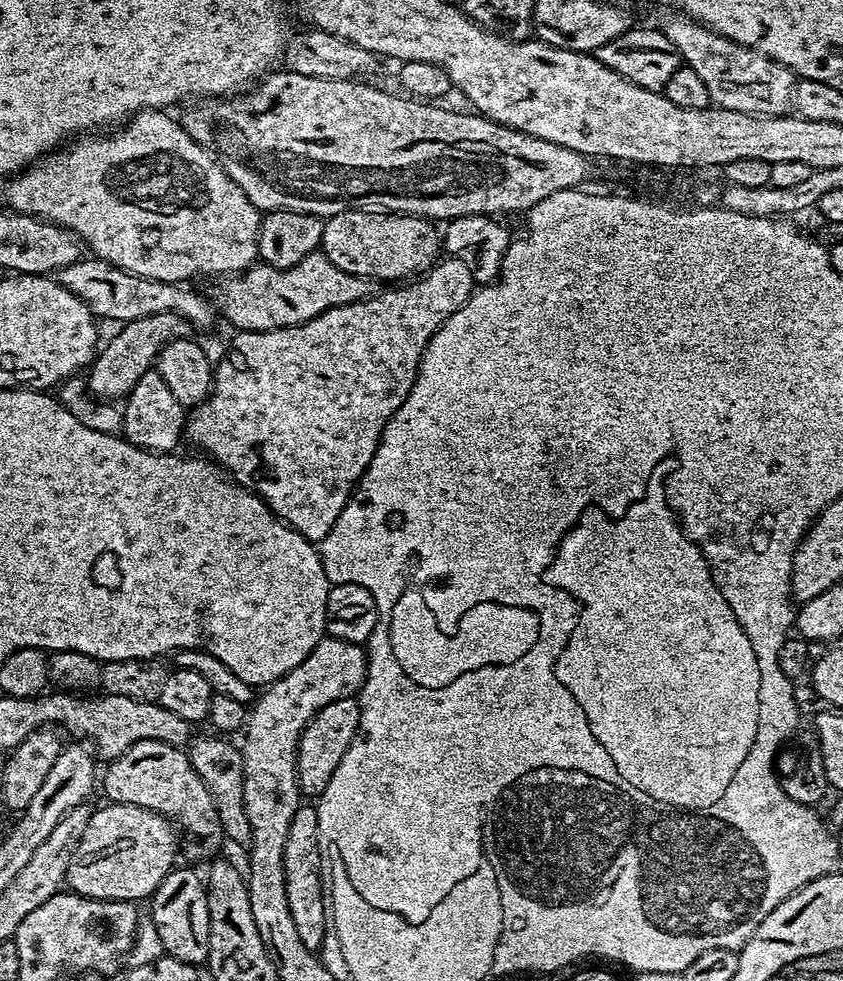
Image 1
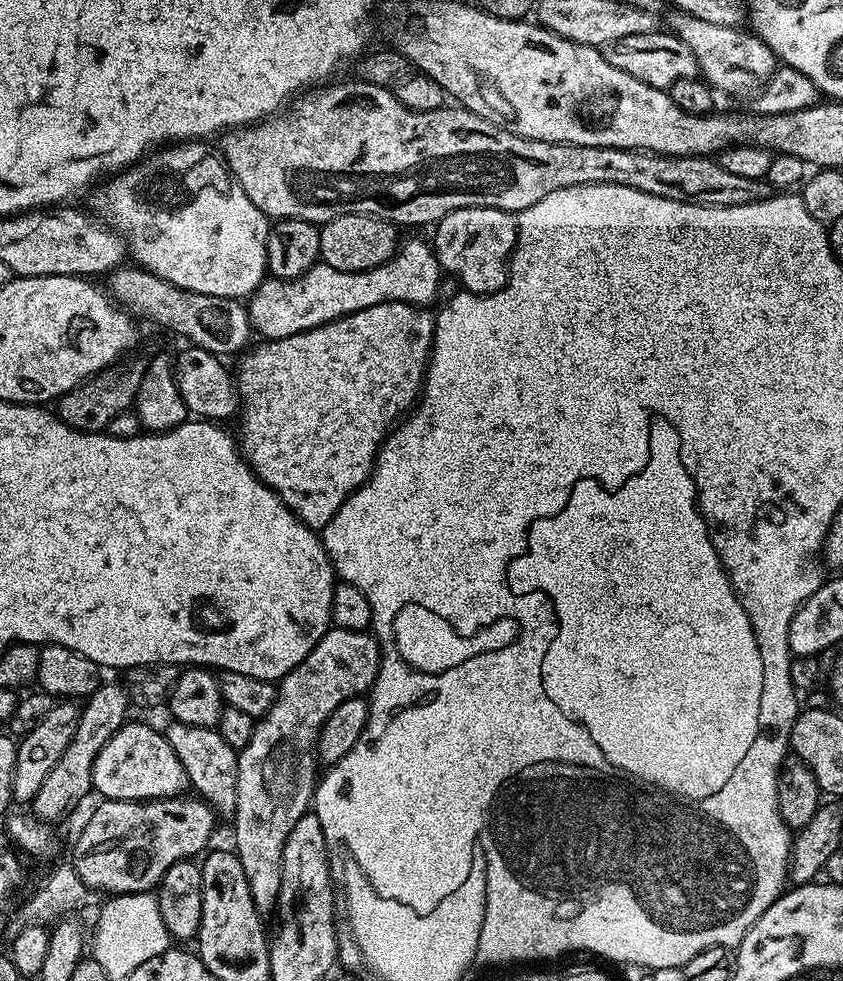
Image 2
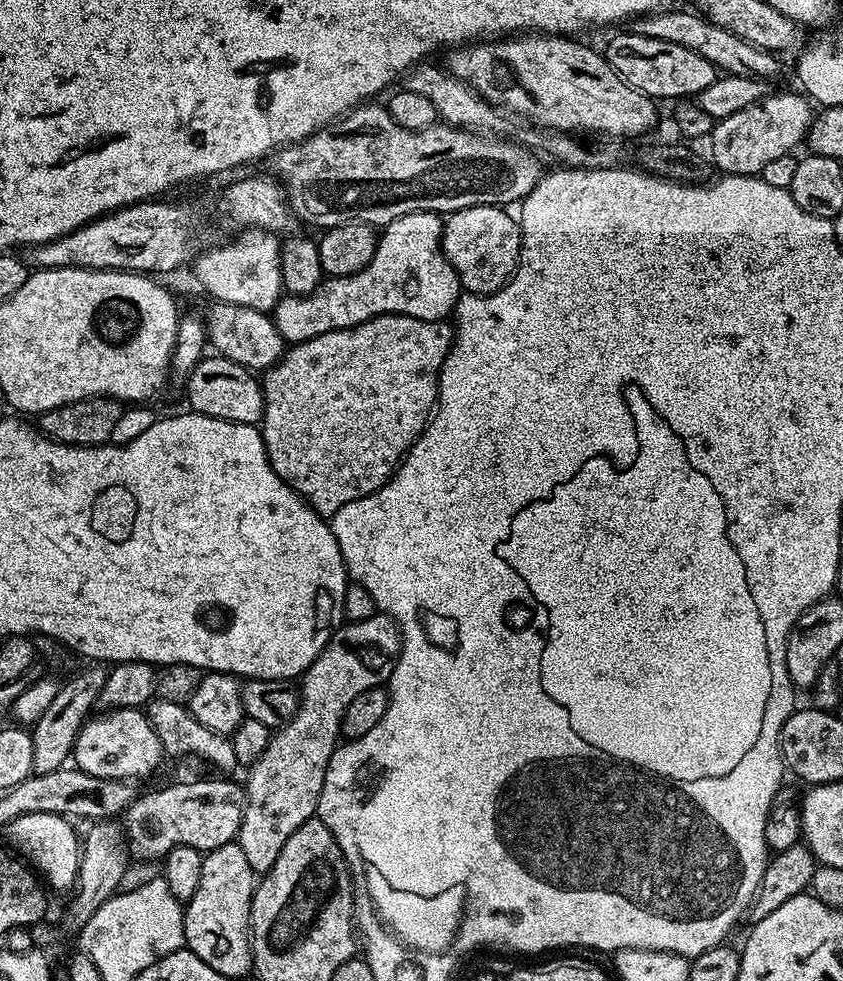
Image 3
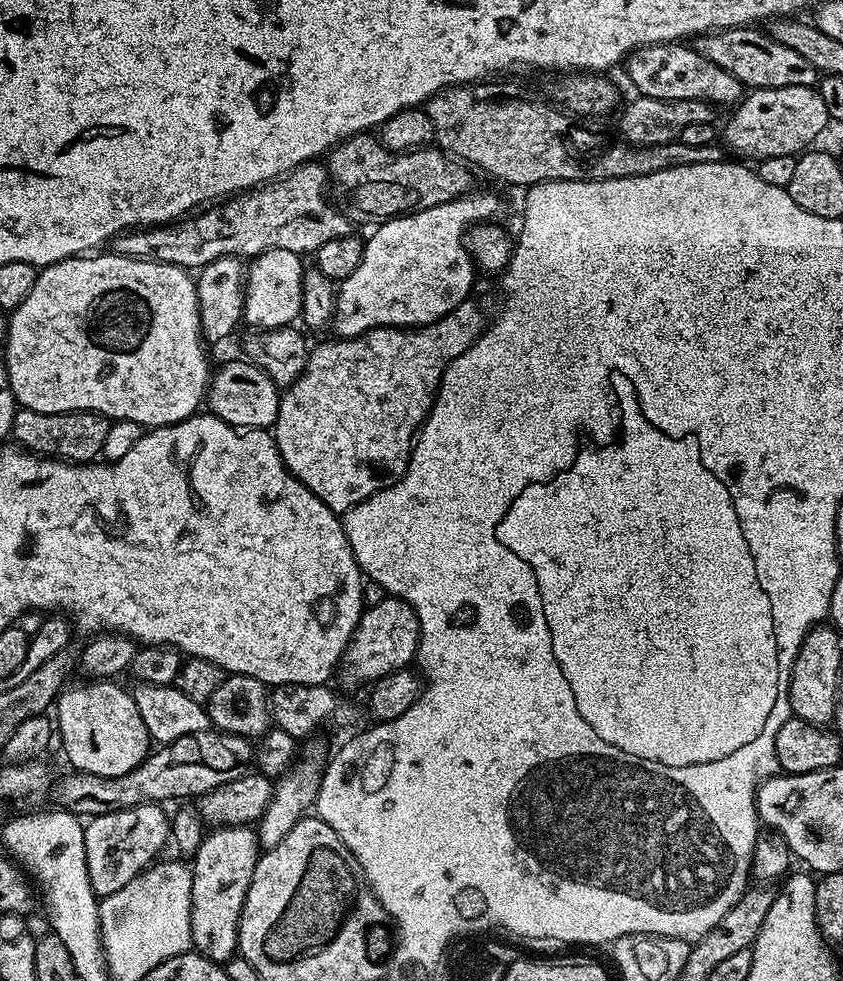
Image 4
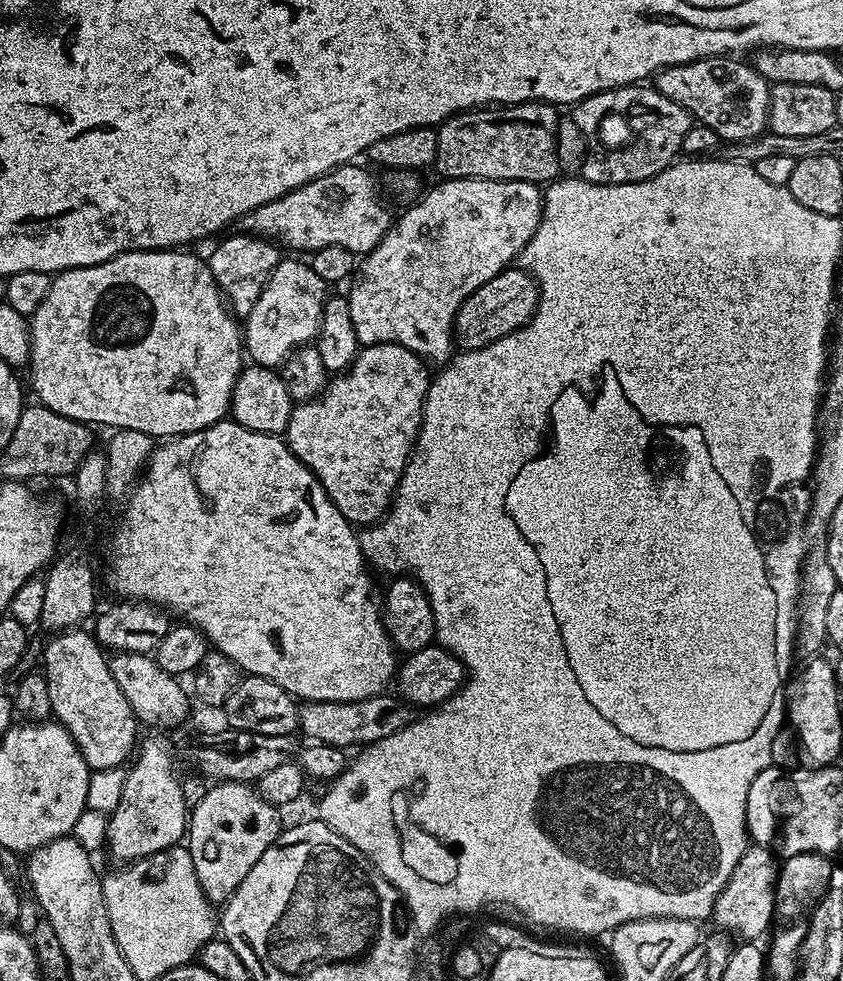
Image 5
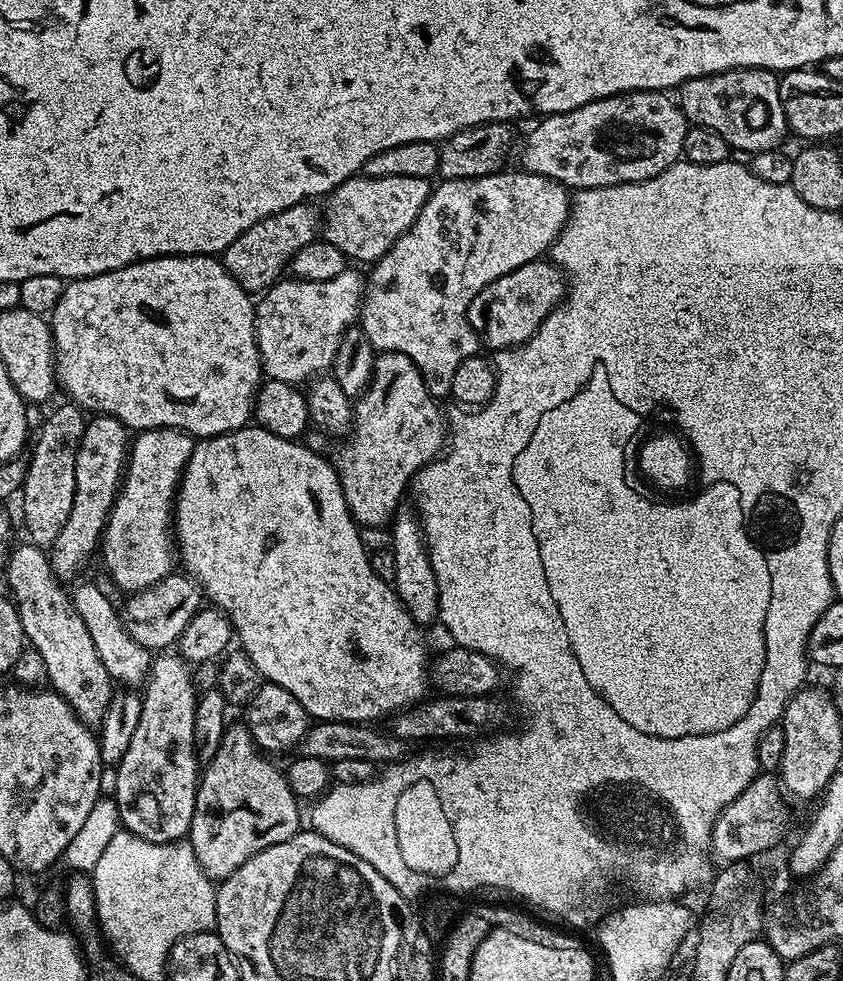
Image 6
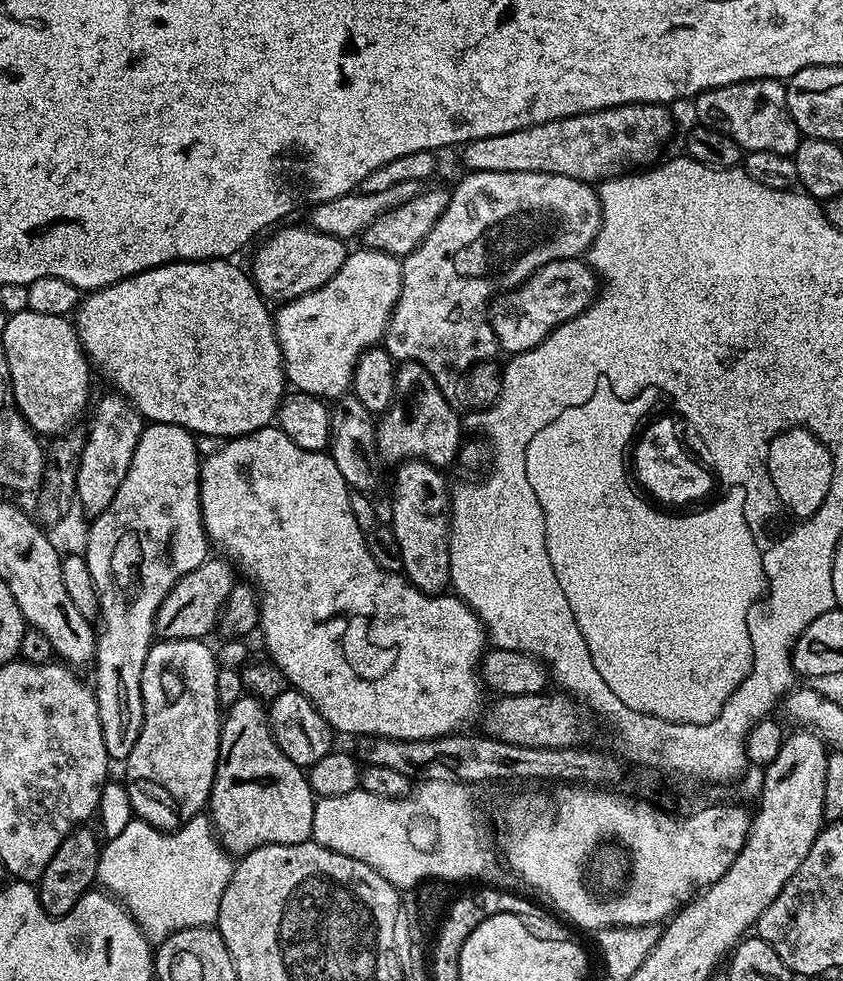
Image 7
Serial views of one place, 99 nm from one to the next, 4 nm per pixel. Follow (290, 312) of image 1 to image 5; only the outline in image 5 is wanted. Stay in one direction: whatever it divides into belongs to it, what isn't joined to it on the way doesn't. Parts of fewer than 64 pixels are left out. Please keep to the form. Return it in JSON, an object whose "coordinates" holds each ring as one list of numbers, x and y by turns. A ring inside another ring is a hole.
{"coordinates":[[447,178,441,179,439,182,441,184,437,188,430,189,424,197,421,195,415,201,417,204,413,208,408,208,401,216,399,213,395,217,392,227,388,229,388,232,382,238,382,242,378,242,378,246,374,246,374,250,363,257,362,263,358,268,360,281,353,286,352,292,349,291,347,293,350,319,354,322,354,334,361,346,397,344,403,348,410,349,411,352,425,362,433,360,436,366,443,365,453,355,454,321,456,311,460,309,462,302,466,298,470,298,470,294,474,294,474,290,478,290,478,286,490,282,490,278,494,278,497,274,504,271,519,257,520,251,526,246,526,242,530,242,530,238,534,238,534,230,538,228,540,215,544,209,544,197,541,189,530,182,518,182,517,180,450,180]]}

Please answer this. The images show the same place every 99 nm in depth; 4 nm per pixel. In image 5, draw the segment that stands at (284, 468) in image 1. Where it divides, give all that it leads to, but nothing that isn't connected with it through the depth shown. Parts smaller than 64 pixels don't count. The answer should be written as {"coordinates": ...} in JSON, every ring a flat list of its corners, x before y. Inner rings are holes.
{"coordinates":[[509,266,504,271,490,278,470,298,462,302,456,311,454,321,454,340,461,349,481,348,514,330,518,330,536,313,536,303,540,289,530,273,519,266],[370,344,361,347,352,360,352,365,345,372,333,375,329,379,324,391,316,399,297,403,293,407,286,433,288,449,311,470,318,478,318,482,322,482,330,502,334,502,336,509,353,526,367,526,376,523,376,521,382,519,392,503,392,498,396,494,396,488,400,485,404,468,408,464,408,458,412,454,412,449,416,447,416,438,420,435,420,419,424,416,424,399,428,393,428,385,430,383,430,372,427,372,424,368,427,368,425,361,421,360,419,356,416,356,408,348,403,348,397,344]]}

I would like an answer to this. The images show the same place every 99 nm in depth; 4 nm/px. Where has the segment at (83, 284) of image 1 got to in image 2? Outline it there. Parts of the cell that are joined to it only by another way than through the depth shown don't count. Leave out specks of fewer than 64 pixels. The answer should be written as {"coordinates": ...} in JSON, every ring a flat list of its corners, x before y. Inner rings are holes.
{"coordinates":[[121,266,107,273,106,291,124,311,132,313,133,317,141,321,153,320,154,323,185,336,189,345,213,352,221,358,229,358,228,356,232,355,235,357,253,343,254,329,248,317,248,310,239,299,194,294,158,278,144,268,128,267]]}

